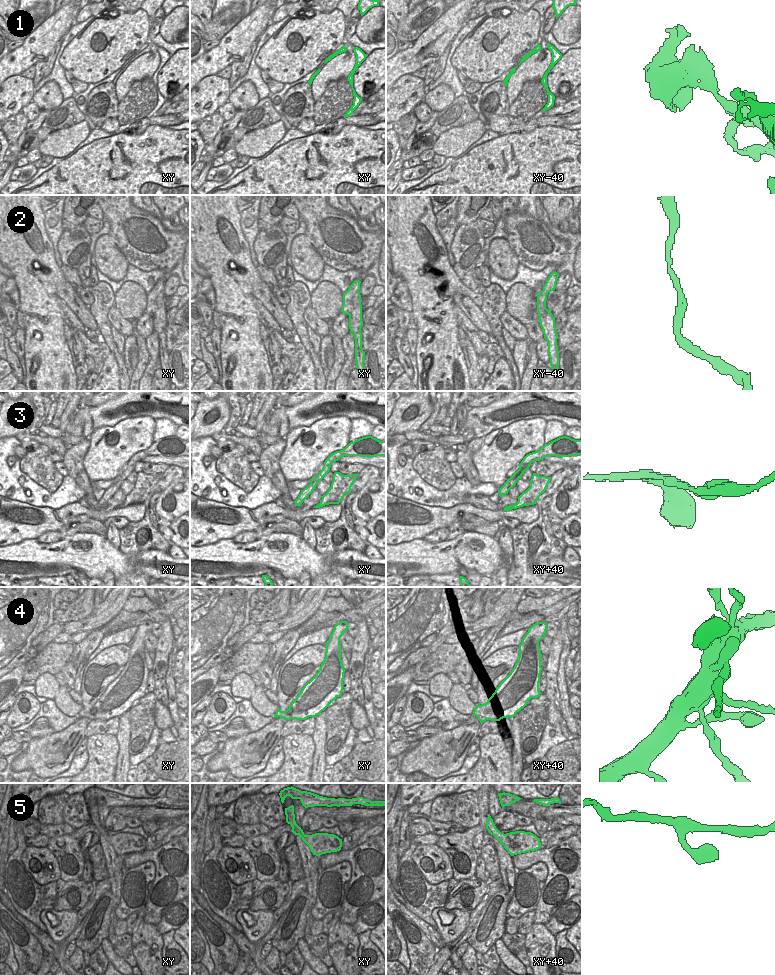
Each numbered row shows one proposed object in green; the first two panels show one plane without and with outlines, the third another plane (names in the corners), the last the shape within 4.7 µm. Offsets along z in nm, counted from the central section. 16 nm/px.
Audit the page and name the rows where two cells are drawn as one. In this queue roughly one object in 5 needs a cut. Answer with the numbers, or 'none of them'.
none of them

